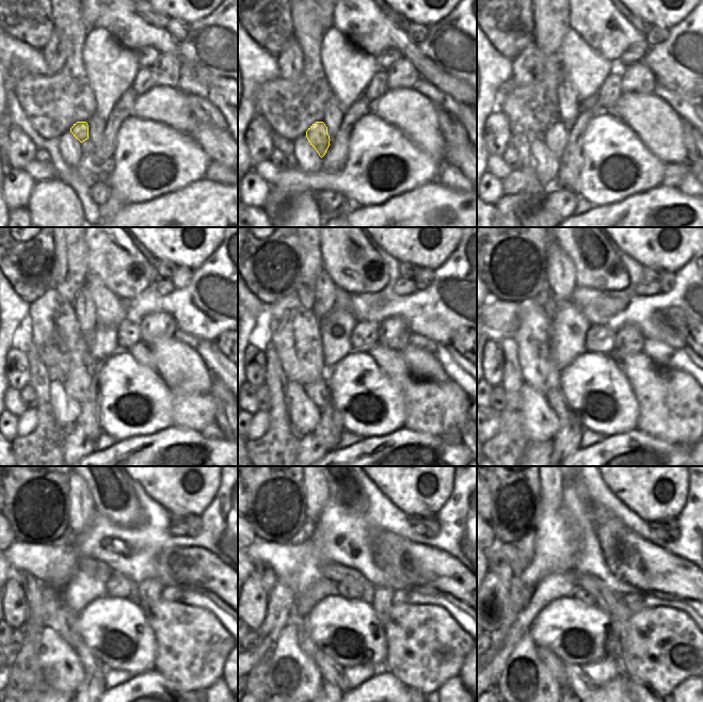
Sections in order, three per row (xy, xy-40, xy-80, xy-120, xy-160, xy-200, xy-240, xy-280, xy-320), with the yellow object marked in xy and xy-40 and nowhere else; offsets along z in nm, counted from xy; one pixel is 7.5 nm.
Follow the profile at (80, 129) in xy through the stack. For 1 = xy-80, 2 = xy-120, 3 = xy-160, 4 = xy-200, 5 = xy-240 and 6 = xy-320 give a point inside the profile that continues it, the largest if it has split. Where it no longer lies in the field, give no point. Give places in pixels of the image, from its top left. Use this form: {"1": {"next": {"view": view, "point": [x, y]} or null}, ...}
{"1": {"next": {"view": "xy-80", "point": [556, 138]}}, "2": {"next": {"view": "xy-120", "point": [77, 384]}}, "3": {"next": {"view": "xy-160", "point": [318, 392]}}, "4": {"next": {"view": "xy-200", "point": [556, 399]}}, "5": {"next": {"view": "xy-240", "point": [92, 664]}}, "6": {"next": {"view": "xy-320", "point": [580, 683]}}}

